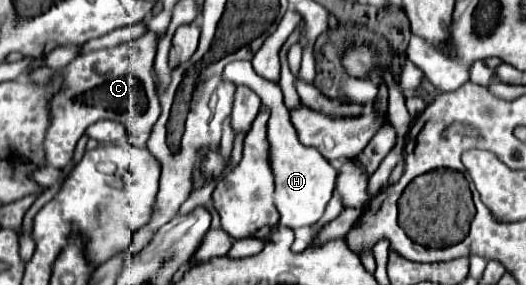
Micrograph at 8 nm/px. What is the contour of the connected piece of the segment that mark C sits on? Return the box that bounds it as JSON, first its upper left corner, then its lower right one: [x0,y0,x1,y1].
[44,31,160,167]

